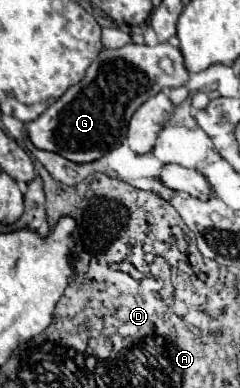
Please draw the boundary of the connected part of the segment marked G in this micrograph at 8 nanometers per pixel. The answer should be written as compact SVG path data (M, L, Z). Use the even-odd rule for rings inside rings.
M128 43L124 47L118 49L104 49L94 63L88 67L86 77L72 85L56 103L52 103L36 121L28 123L28 137L32 139L32 143L38 149L44 151L54 151L60 153L62 157L74 161L74 163L88 163L88 161L96 161L98 157L102 157L104 153L108 153L112 147L116 147L118 143L124 141L126 137L126 129L128 129L128 121L132 117L132 113L152 95L156 95L160 89L172 89L172 87L180 87L186 85L190 73L184 67L184 59L180 59L180 49L172 47L170 43L158 43L154 47L150 45L136 45L136 43ZM160 57L170 57L174 63L174 75L166 75L162 69L158 69L158 59Z

